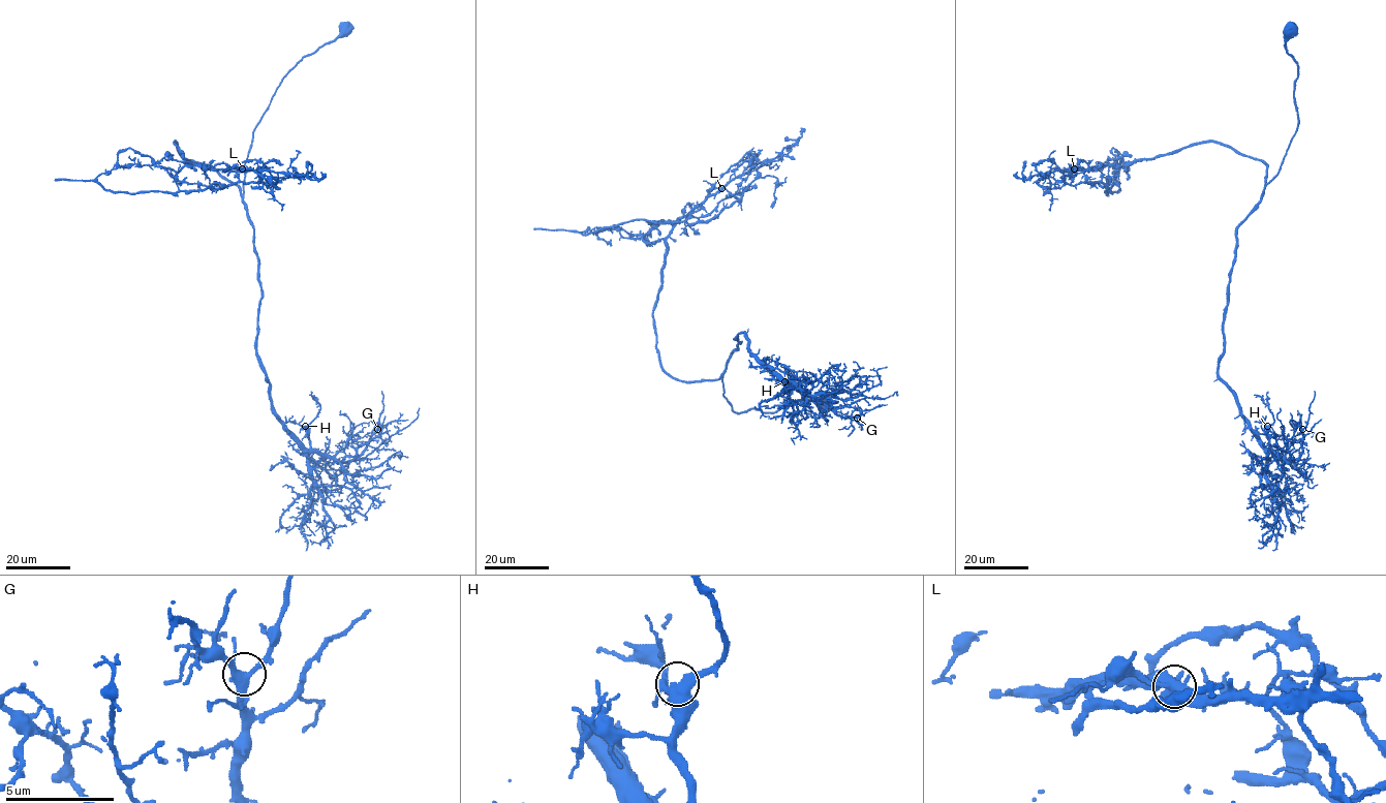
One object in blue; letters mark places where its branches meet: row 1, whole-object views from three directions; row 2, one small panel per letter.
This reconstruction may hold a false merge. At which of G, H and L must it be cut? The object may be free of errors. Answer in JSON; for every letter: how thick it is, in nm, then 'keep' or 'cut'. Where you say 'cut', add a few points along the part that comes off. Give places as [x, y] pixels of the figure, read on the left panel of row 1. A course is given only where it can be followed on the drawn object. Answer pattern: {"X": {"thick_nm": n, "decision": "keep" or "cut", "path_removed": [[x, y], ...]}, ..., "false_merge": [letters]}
{"G": {"thick_nm": 380, "decision": "keep"}, "H": {"thick_nm": 420, "decision": "keep"}, "L": {"thick_nm": 460, "decision": "cut", "path_removed": [[242, 168], [253, 170], [258, 181], [127, 193], [104, 189], [97, 180], [120, 166], [153, 165], [173, 155]]}, "false_merge": ["L"]}

